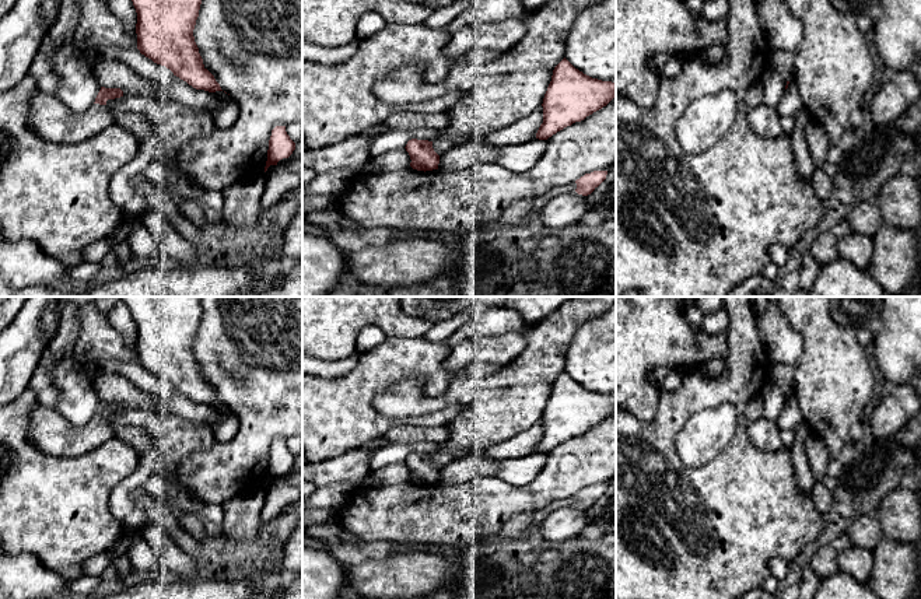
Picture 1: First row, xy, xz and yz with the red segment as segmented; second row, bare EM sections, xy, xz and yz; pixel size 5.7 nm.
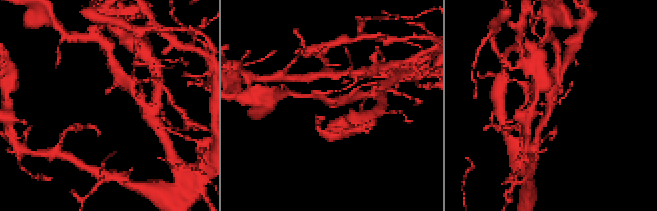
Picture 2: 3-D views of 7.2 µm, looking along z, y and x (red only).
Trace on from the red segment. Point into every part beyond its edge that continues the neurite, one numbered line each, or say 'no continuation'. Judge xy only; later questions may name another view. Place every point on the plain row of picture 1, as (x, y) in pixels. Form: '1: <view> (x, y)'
1: xy (49, 431)

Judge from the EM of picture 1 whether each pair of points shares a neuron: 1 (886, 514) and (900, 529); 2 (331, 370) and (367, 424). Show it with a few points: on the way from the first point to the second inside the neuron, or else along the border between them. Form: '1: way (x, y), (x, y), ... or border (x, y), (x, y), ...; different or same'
1: way (890, 518), (897, 525); same
2: border (359, 354), (357, 364), (346, 374), (317, 377); different

